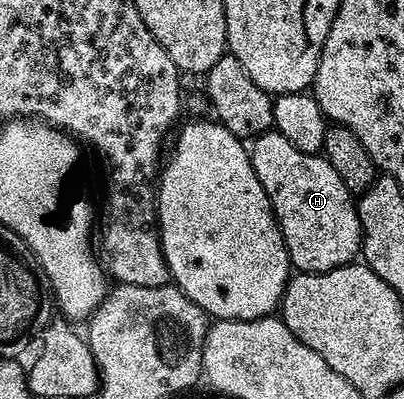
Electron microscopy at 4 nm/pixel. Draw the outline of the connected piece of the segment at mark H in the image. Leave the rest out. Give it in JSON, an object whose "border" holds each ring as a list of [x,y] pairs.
{"border":[[[276,131],[252,138],[249,158],[267,191],[273,218],[281,228],[289,263],[302,273],[326,273],[350,264],[361,253],[361,224],[354,194],[321,153],[304,153]]]}

